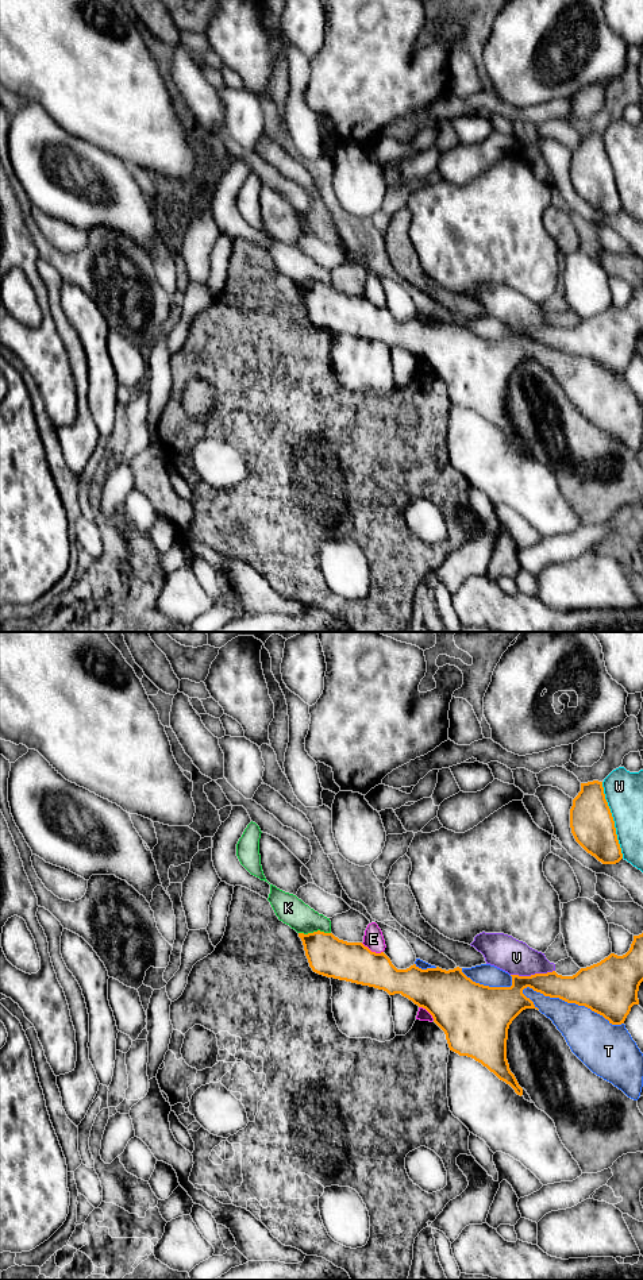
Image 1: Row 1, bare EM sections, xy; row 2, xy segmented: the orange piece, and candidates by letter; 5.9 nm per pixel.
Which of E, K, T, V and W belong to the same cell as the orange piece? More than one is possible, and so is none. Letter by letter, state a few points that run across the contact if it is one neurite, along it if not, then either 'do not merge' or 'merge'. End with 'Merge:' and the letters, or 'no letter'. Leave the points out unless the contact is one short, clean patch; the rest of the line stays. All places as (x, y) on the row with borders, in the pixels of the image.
E: do not merge
K: do not merge
T: do not merge
V: do not merge
W: do not merge
Merge: no letter

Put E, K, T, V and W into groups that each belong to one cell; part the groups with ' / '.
E K / T / V / W

